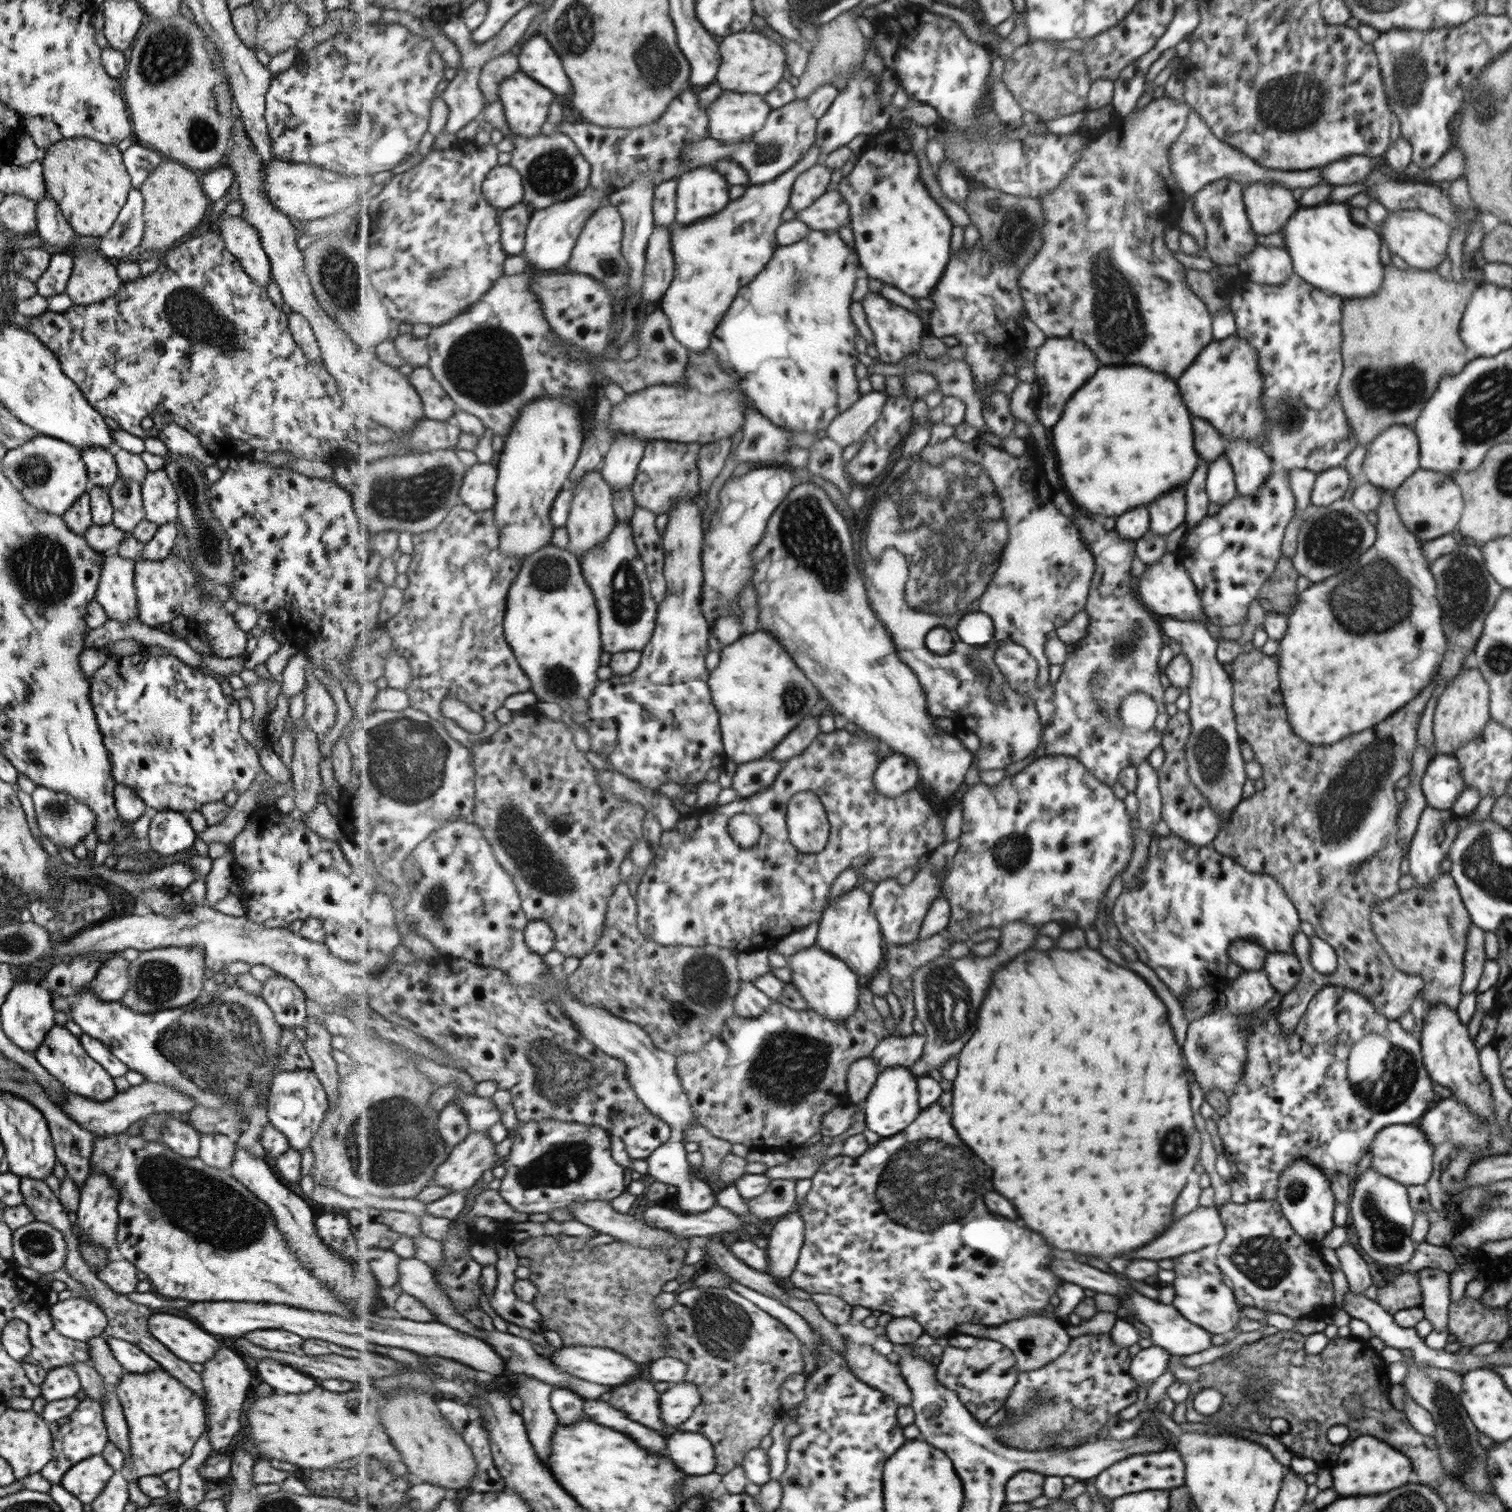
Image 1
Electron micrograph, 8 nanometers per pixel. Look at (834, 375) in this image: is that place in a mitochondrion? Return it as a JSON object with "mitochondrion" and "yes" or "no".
{"mitochondrion":"no"}

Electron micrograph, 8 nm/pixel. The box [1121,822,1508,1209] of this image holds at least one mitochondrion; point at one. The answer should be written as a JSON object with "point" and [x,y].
{"point":[1388,1090]}

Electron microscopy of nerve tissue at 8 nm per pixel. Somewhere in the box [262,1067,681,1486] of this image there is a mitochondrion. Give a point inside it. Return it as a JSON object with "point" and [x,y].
{"point":[389,1142]}

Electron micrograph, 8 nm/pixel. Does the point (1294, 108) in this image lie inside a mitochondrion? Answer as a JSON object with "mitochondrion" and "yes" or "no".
{"mitochondrion":"yes"}

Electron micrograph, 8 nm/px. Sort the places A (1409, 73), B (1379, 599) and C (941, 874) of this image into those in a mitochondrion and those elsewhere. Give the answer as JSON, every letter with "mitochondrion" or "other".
{"A":"mitochondrion","B":"mitochondrion","C":"other"}

